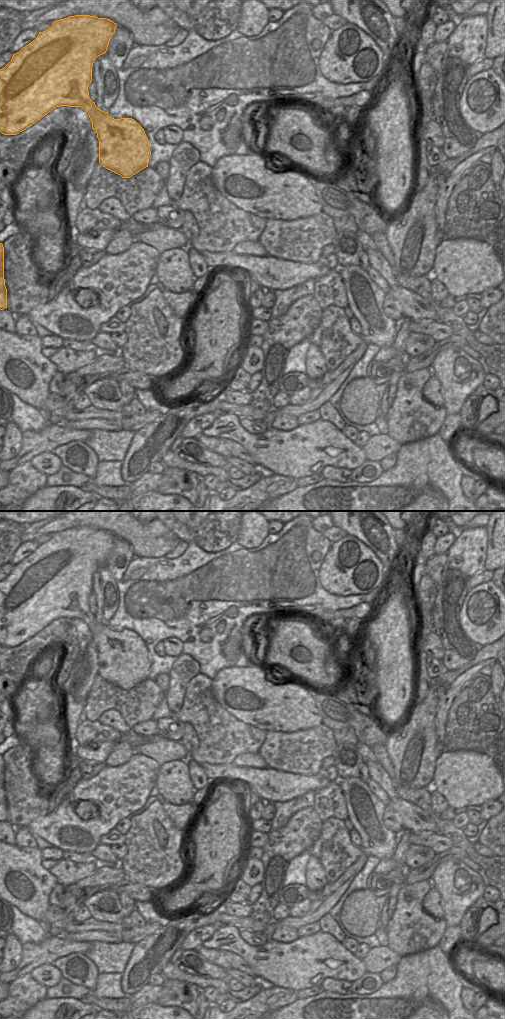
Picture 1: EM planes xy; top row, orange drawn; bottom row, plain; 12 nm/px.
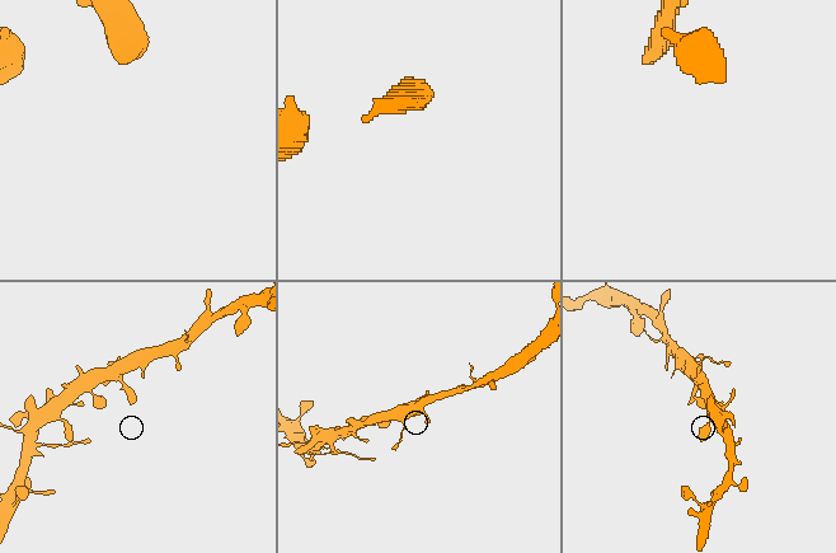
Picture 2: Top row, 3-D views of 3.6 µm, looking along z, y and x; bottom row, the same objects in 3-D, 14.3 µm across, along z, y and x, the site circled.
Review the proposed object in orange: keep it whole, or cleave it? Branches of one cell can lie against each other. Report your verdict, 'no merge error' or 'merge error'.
no merge error

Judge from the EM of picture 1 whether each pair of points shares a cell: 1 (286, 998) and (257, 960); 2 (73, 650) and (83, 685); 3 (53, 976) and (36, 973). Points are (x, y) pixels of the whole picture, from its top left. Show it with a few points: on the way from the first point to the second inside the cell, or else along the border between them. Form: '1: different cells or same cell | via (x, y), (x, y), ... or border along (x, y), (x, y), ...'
1: different cells | border along (264, 984), (289, 987), (296, 991)
2: different cells | border along (81, 652), (77, 656), (68, 676)
3: same cell | via (49, 975), (40, 974)

